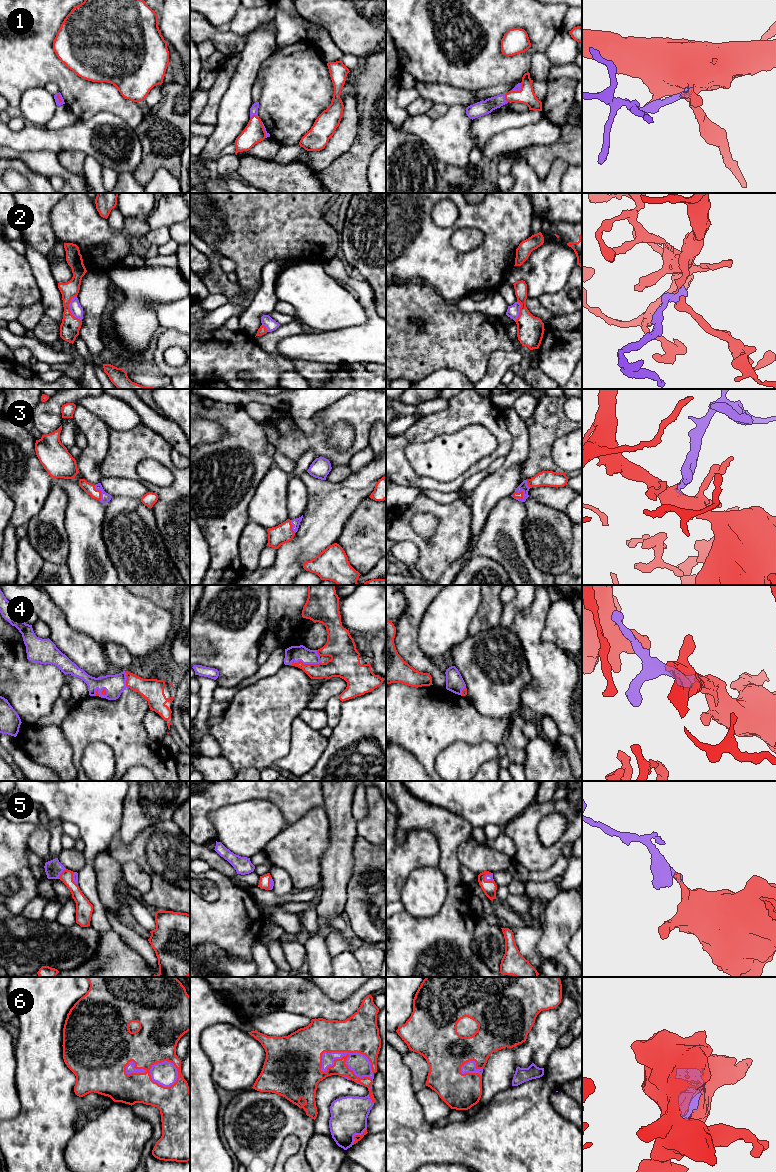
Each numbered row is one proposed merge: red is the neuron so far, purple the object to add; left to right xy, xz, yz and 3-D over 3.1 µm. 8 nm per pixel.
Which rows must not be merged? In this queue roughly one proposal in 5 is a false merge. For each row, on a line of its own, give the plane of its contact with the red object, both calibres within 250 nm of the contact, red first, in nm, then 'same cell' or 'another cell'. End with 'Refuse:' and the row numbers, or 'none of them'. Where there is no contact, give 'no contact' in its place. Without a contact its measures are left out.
1: contact in xz; calibres 170 and 60 nm; same cell
2: contact in xy; calibres 160 and 100 nm; another cell
3: contact in yz; calibres 50 and 70 nm; same cell
4: contact in xz; calibres 160 and 130 nm; same cell
5: contact in xy; calibres 100 and 140 nm; same cell
6: contact in xz; calibres 300 and 160 nm; same cell
Refuse: 2

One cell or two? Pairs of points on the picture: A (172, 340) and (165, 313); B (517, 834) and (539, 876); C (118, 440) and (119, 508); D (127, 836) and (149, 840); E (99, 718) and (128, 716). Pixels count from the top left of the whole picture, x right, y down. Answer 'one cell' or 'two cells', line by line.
A: two cells
B: two cells
C: two cells
D: two cells
E: one cell

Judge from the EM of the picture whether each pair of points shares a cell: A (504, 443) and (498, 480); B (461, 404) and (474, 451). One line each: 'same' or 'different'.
A: different
B: different

